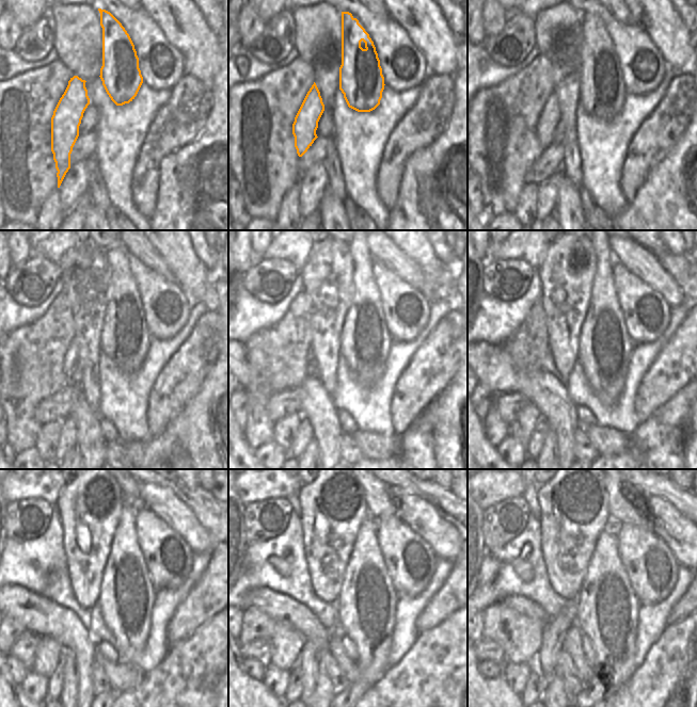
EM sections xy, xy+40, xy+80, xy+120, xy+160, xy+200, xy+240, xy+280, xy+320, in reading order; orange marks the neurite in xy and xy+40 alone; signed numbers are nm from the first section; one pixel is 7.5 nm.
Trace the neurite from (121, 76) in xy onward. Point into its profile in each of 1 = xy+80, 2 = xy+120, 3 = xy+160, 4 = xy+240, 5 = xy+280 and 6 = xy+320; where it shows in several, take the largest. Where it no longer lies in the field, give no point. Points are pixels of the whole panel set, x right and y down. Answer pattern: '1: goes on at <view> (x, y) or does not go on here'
1: goes on at xy+80 (602, 92)
2: goes on at xy+120 (125, 338)
3: goes on at xy+160 (365, 342)
4: goes on at xy+240 (127, 593)
5: goes on at xy+280 (366, 604)
6: goes on at xy+320 (607, 608)

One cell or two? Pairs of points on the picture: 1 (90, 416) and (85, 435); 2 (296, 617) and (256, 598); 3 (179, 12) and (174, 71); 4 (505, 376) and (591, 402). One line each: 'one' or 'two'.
1: one
2: one
3: two
4: two

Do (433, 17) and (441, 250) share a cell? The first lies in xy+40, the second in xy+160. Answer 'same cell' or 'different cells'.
different cells

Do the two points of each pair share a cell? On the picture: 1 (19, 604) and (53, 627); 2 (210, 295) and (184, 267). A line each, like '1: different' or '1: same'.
1: same
2: same

